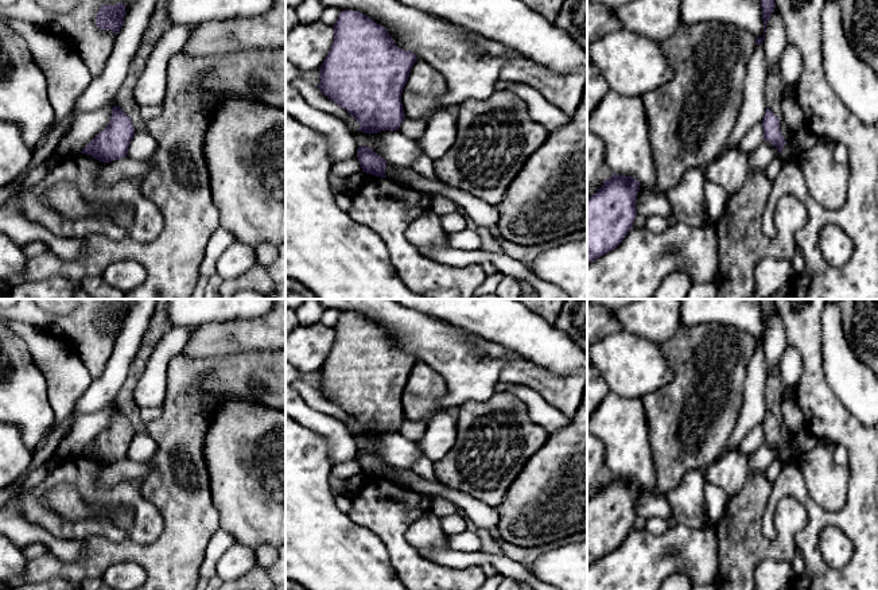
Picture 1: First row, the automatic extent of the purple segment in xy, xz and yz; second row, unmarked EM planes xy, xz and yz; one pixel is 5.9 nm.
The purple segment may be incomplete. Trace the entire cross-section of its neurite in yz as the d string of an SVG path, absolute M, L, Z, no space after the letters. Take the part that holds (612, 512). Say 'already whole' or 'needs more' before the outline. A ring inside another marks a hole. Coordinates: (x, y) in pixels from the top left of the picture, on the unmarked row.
already whole; M614 476L587 500L587 566L617 550L633 531L640 488L636 480Z

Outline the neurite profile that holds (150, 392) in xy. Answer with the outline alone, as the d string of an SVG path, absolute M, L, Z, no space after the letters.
M172 327L158 342L133 391L133 400L140 409L163 407L170 360L184 349L194 329Z

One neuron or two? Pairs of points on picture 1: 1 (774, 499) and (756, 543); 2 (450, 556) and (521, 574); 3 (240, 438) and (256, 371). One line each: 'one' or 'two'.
1: two
2: one
3: two

